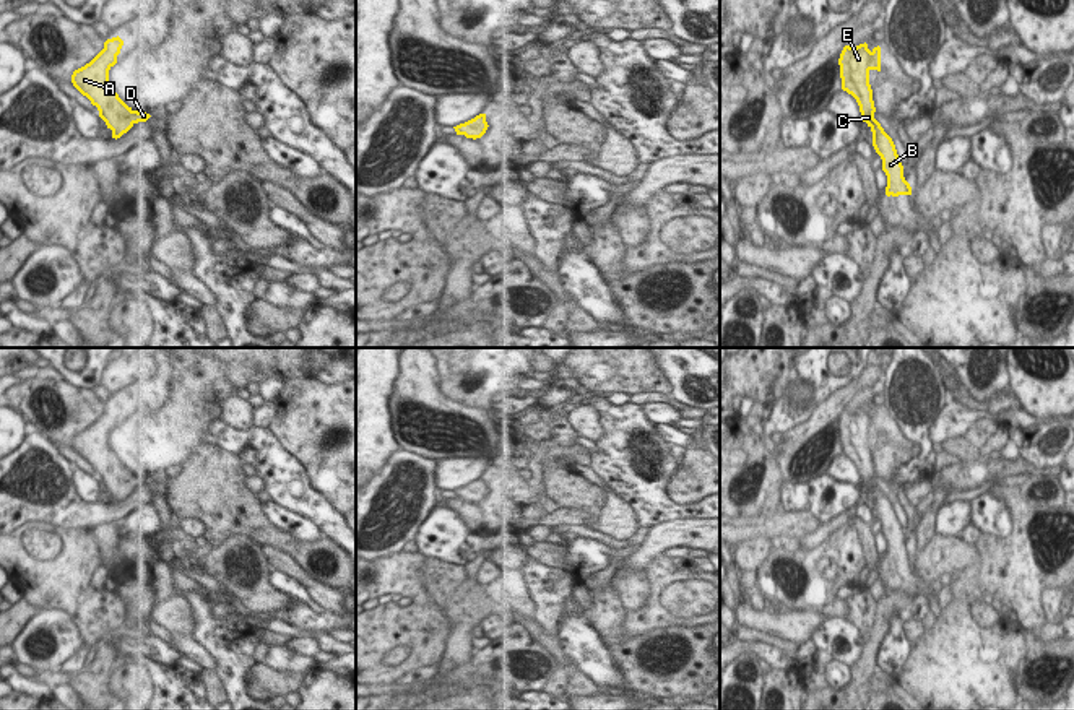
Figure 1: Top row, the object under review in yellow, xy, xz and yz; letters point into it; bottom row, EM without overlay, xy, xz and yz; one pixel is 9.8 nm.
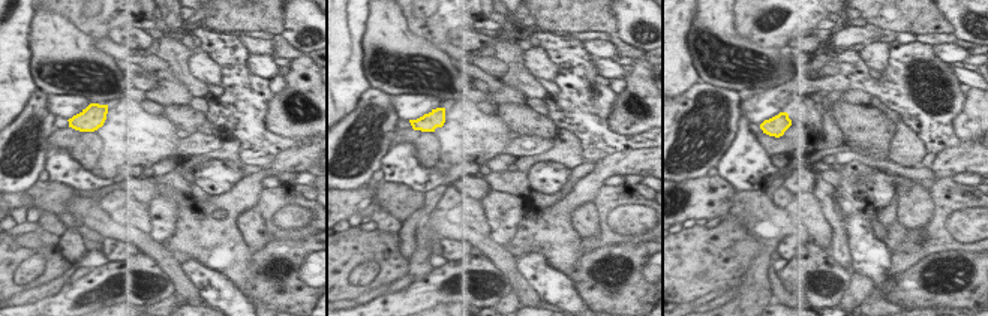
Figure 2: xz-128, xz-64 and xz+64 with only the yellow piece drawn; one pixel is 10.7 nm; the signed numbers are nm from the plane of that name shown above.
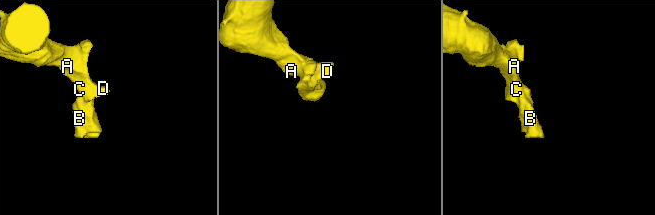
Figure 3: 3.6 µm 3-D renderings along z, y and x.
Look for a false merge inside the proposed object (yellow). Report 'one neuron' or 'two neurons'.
one neuron

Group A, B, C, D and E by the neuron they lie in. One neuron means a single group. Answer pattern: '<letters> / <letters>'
A B C D E

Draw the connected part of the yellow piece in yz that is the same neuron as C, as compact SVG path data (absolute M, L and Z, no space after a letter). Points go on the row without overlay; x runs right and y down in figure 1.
M868 408L856 411L845 409L840 422L842 453L851 458L861 476L861 486L866 486L873 496L873 510L882 523L882 535L887 539L887 561L912 559L912 551L903 541L903 530L897 518L892 502L884 496L874 483L873 453L869 448L869 435L881 435L881 411L868 413Z

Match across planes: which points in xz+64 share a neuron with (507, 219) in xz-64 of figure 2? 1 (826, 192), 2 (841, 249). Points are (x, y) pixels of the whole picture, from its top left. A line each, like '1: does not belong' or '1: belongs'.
1: belongs
2: belongs

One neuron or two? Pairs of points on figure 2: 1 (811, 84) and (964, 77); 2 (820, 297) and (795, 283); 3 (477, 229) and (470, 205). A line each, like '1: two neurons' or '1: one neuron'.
1: two neurons
2: one neuron
3: one neuron

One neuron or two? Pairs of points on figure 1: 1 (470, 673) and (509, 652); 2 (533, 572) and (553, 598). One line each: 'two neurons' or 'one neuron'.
1: one neuron
2: one neuron

